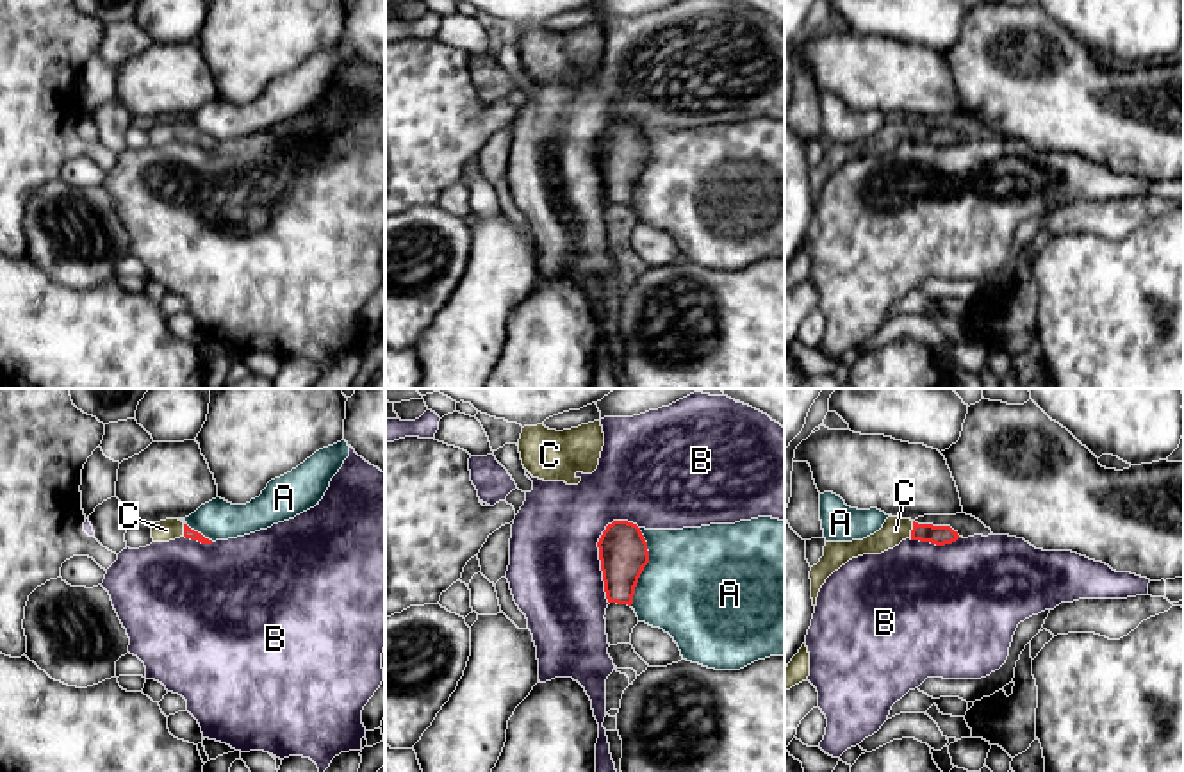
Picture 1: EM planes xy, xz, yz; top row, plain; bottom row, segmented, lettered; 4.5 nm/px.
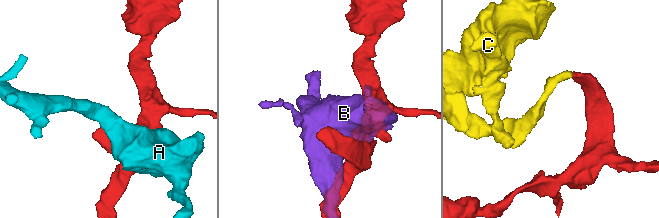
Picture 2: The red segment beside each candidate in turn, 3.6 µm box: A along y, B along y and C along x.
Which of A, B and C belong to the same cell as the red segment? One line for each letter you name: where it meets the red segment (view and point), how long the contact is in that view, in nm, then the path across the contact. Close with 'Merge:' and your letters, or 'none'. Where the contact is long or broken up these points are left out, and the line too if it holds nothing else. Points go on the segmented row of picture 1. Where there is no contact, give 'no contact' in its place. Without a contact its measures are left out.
C: meets red in yz at (912, 530); contact 80 nm long; runs through yz (940, 535), (912, 530), (896, 530)
Merge: C

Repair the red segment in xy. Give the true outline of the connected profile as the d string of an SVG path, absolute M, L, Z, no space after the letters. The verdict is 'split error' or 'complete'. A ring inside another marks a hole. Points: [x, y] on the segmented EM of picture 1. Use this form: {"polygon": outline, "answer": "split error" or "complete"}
{"polygon": "M166 519L160 522L152 522L152 538L153 542L169 542L180 537L198 540L201 544L212 544L212 540L205 538L201 533L191 530L178 519Z", "answer": "split error"}

